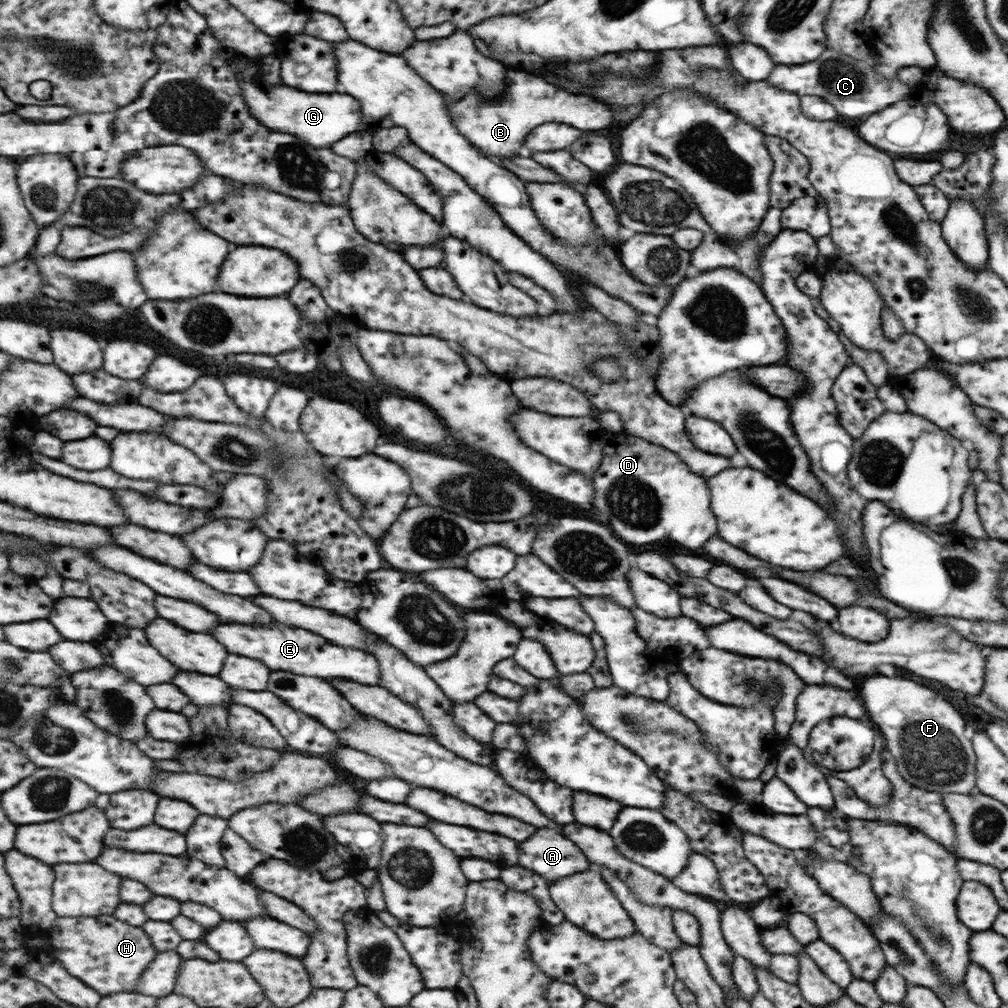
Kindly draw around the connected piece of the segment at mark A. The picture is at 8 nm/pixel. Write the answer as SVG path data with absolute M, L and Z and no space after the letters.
M540 830L536 838L528 838L528 842L522 842L518 846L518 864L540 874L546 880L558 880L576 872L587 872L594 867L576 848L576 844L554 830Z

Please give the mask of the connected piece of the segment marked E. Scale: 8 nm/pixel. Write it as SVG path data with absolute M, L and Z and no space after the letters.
M224 624L216 628L216 638L232 650L232 654L244 654L250 658L260 658L262 662L268 662L272 670L292 670L294 674L316 674L322 678L330 676L344 676L352 678L356 682L364 684L378 684L380 670L378 659L370 656L370 653L354 648L342 648L330 644L326 638L318 638L318 634L310 630L290 628L284 624L276 624L272 628L256 628L246 624Z

